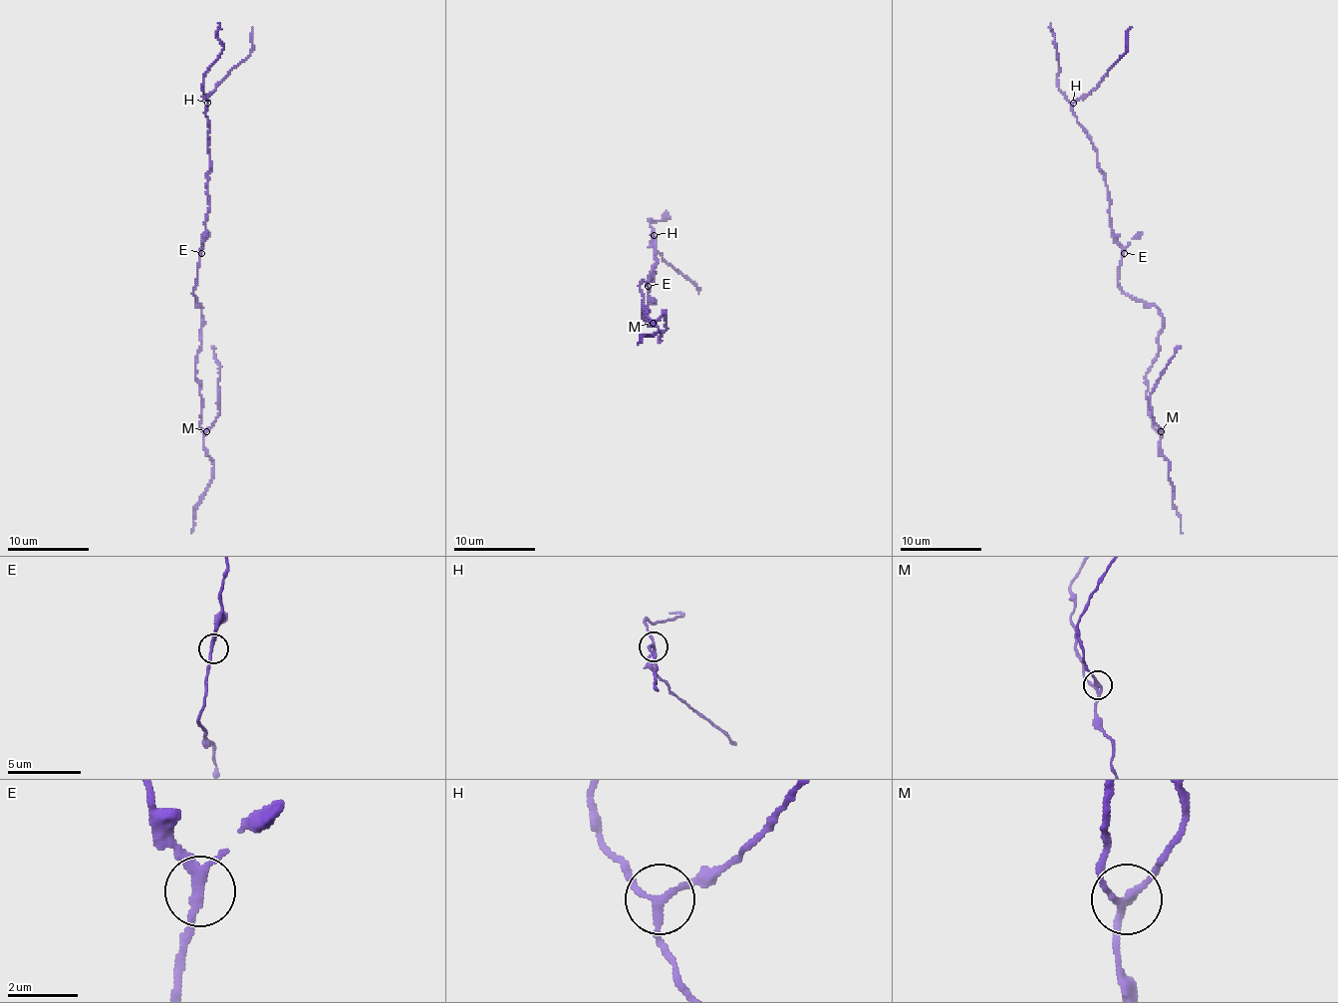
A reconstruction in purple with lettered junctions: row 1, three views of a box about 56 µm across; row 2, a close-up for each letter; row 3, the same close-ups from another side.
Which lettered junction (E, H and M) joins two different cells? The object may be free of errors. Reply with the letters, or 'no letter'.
no letter

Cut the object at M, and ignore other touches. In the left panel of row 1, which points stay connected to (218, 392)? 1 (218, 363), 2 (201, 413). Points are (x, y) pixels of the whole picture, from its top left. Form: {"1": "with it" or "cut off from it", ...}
{"1": "with it", "2": "cut off from it"}

